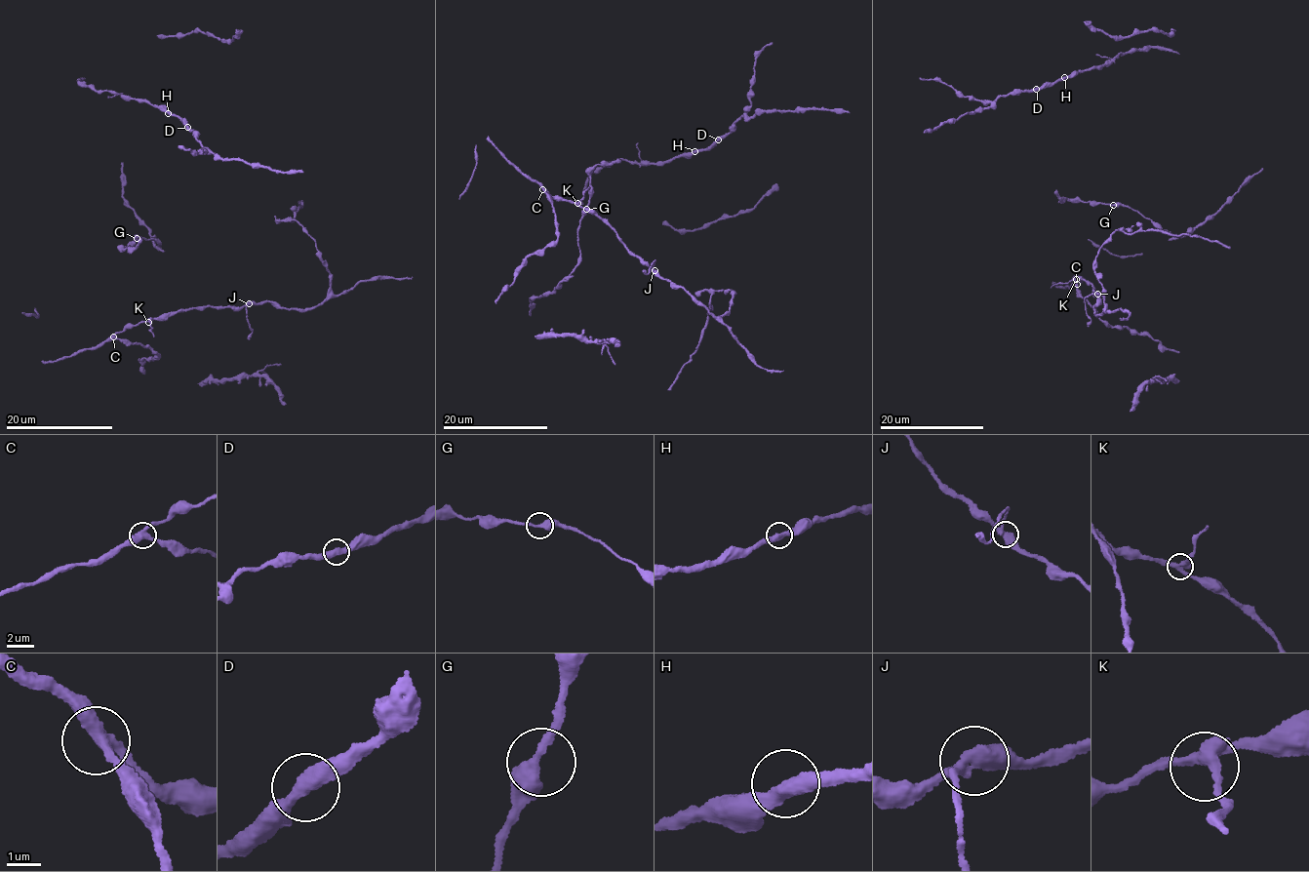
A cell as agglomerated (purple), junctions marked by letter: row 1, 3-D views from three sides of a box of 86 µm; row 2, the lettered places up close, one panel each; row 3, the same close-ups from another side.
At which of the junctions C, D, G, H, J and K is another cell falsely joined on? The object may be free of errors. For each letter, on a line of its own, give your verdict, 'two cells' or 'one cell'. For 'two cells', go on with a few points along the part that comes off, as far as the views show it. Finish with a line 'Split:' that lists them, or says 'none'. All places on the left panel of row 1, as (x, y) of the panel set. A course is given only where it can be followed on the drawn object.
C: one cell
D: one cell
G: one cell
H: one cell
J: one cell
K: one cell
Split: none

